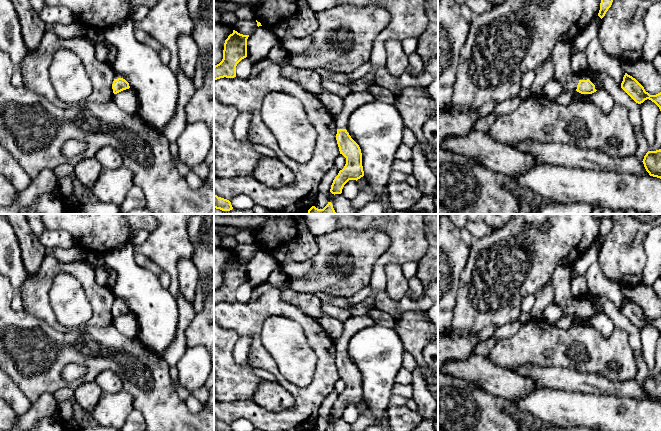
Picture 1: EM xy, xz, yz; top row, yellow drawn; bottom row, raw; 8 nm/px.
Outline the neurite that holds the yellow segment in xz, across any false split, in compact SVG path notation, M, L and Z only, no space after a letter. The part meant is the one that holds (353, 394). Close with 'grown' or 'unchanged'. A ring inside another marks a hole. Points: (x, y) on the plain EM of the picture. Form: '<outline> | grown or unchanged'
M368 315L351 316L343 323L343 331L339 337L334 339L337 351L336 364L340 378L346 382L346 388L333 404L330 416L341 418L344 409L349 404L358 404L364 400L362 390L362 377L359 369L347 356L347 348L350 339L360 330L374 325L374 320Z | grown

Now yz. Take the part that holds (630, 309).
M625 297L621 312L638 328L649 323L654 326L661 335L661 316L656 319L650 319L644 311L632 300Z | unchanged

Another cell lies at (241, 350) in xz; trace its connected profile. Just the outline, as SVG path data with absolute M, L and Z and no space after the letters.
M250 336L239 337L233 351L233 358L238 362L240 366L245 366L247 362L247 357L250 350L251 344Z

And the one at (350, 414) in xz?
M349 404L343 411L342 413L342 420L345 422L352 424L357 420L359 417L359 412L357 410L357 405L356 404Z

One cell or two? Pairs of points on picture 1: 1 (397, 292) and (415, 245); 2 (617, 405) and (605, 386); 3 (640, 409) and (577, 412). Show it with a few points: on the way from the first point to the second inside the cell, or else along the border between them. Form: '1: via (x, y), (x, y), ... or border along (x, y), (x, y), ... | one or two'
1: border along (399, 263), (389, 263), (386, 266), (386, 284) | two
2: border along (588, 392), (634, 398) | two
3: via (624, 415), (616, 416), (610, 413), (593, 412) | one

